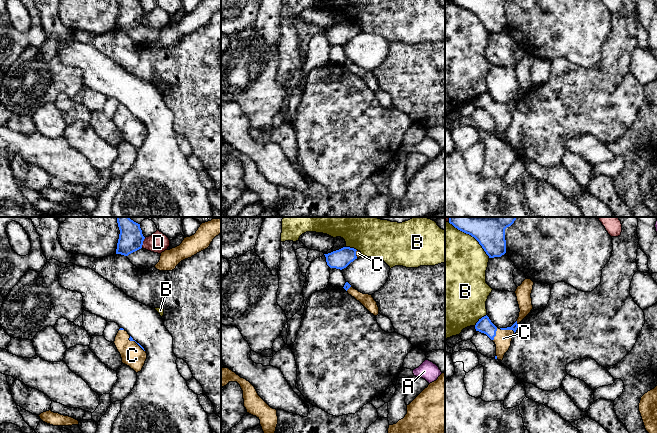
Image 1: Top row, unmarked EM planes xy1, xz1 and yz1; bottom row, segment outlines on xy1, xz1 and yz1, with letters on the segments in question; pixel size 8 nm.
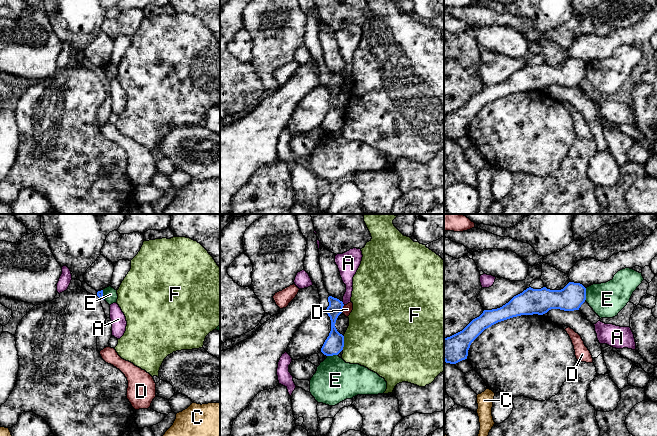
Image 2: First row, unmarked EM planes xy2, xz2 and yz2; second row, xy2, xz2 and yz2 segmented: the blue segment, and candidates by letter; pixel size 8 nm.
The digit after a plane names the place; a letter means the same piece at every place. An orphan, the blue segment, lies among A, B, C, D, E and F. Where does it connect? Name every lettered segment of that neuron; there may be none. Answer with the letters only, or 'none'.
C

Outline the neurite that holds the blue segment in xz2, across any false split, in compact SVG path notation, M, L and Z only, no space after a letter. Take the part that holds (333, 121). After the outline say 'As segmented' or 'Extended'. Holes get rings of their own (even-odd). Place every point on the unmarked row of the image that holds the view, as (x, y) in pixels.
M332 72L328 73L328 78L329 82L325 87L331 96L331 107L321 124L321 128L326 132L333 132L338 131L344 123L344 112L340 110L335 103L336 96L342 89L344 80Z. As segmented

